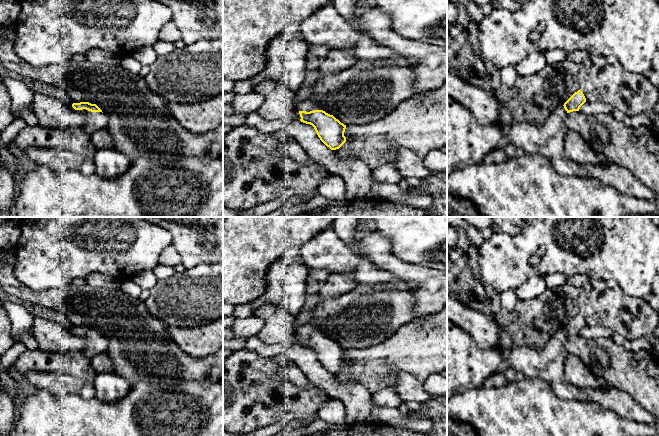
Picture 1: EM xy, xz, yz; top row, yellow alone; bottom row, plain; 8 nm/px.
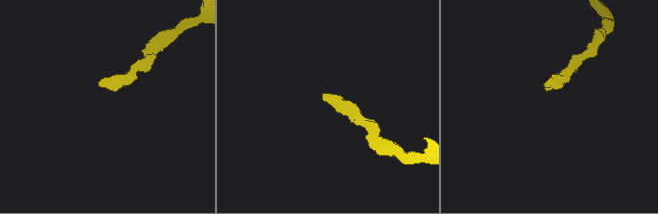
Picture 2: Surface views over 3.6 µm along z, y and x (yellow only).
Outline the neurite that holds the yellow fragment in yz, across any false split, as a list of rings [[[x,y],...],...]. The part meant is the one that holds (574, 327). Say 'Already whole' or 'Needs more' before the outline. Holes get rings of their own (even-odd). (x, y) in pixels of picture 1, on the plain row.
Needs more. [[[578,314],[543,347],[517,346],[515,355],[513,350],[505,350],[501,345],[480,349],[466,331],[447,319],[447,401],[457,393],[482,387],[492,374],[515,367],[523,377],[545,380],[559,398],[594,402],[621,418],[656,424],[654,416],[628,393],[613,387],[579,388],[564,377],[567,339],[579,335],[585,326],[583,316]]]

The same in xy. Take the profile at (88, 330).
Needs more. [[[80,326],[73,327],[72,331],[75,334],[80,334],[81,337],[86,341],[87,346],[83,352],[89,359],[98,353],[106,351],[107,341],[96,328]]]

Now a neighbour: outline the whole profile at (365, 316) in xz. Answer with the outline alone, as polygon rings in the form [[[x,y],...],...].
[[[357,284],[354,289],[337,298],[318,301],[309,323],[346,350],[364,349],[383,343],[401,326],[412,321],[415,304],[413,294],[408,291]]]

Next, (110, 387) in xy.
[[[115,371],[97,373],[93,379],[95,397],[104,403],[113,403],[124,398],[130,391],[130,384]]]

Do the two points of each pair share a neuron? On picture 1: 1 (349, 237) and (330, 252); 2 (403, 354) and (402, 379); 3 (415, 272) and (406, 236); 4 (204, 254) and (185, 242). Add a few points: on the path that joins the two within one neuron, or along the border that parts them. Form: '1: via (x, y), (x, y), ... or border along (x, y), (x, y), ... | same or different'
1: border along (330, 227), (338, 237), (354, 248) | different
2: border along (422, 383), (410, 373), (395, 371), (391, 386) | different
3: border along (392, 251), (402, 260), (436, 268) | different
4: via (199, 249), (190, 242) | same

